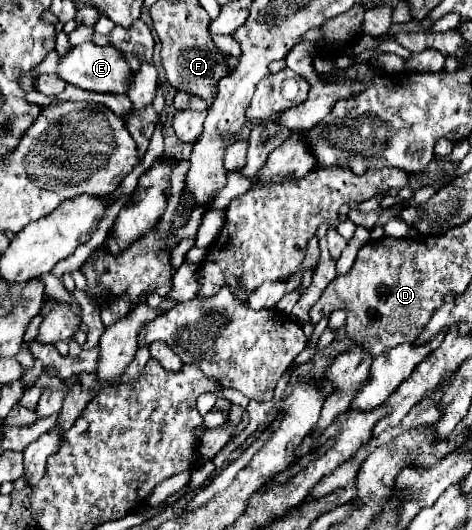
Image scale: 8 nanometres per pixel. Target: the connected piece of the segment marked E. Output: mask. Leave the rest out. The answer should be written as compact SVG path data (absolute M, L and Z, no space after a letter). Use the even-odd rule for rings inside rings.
M85 42L81 46L73 46L67 54L59 56L55 76L81 90L91 90L101 94L123 94L131 82L131 68L127 66L119 50L115 50L113 46L95 46L93 42Z

